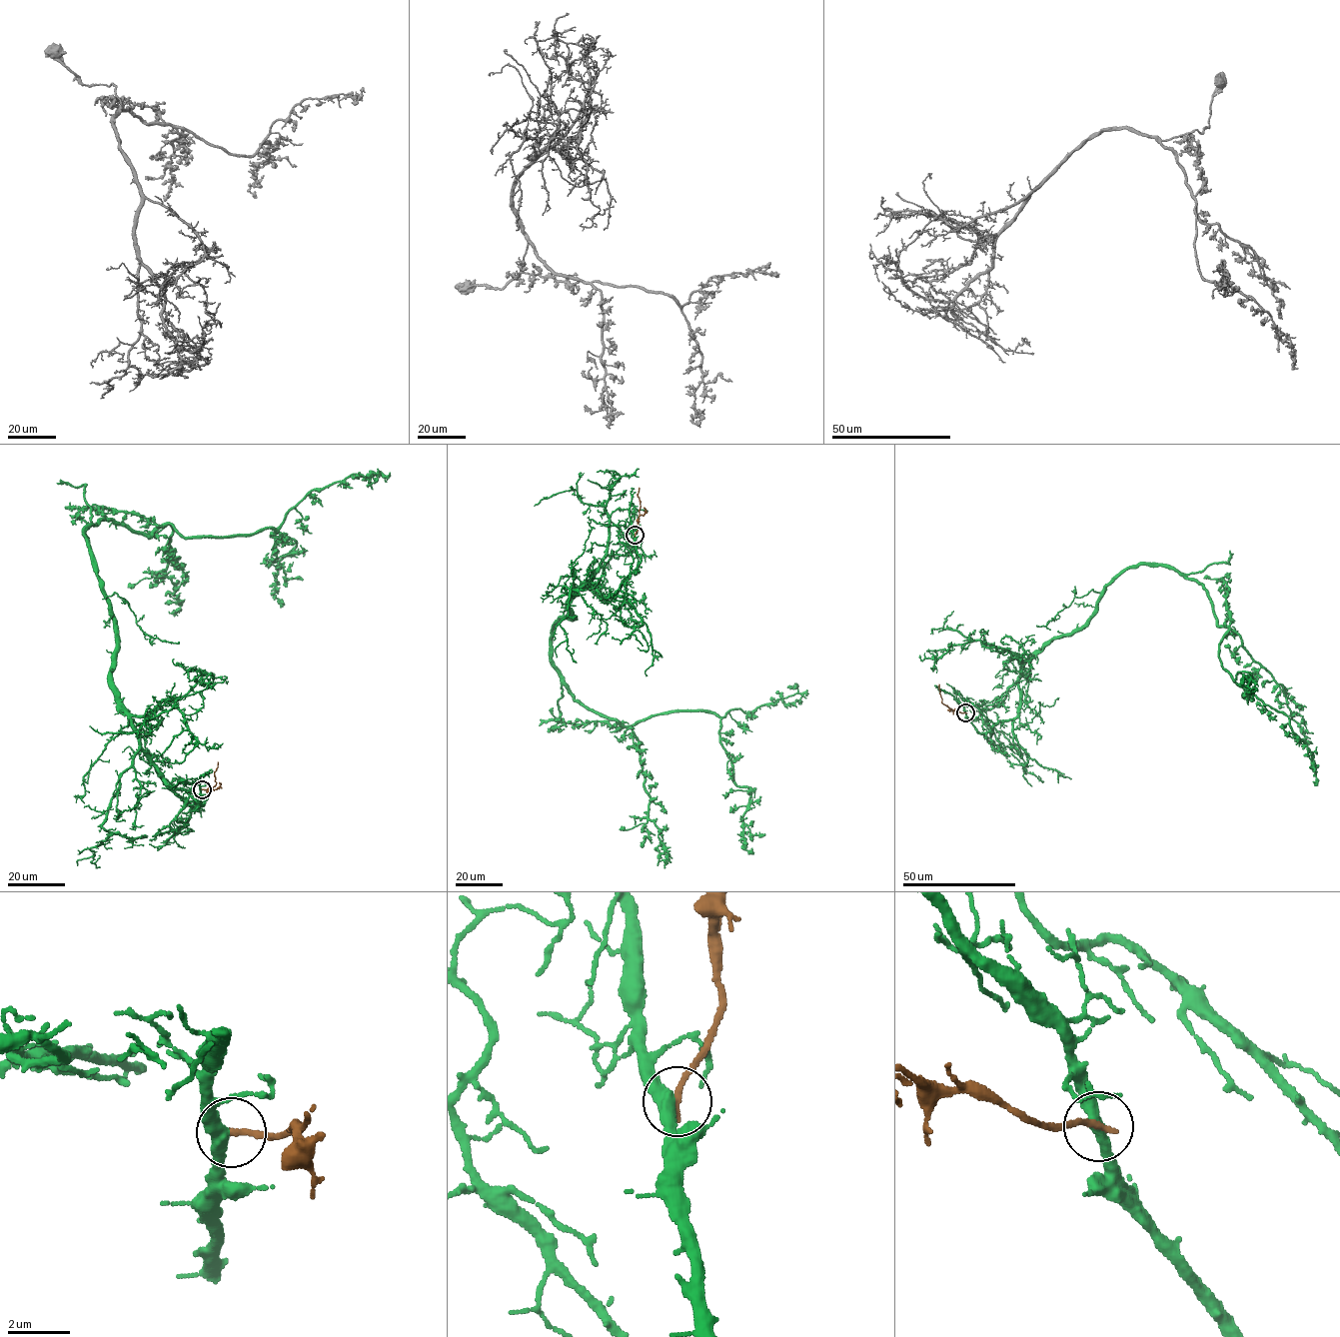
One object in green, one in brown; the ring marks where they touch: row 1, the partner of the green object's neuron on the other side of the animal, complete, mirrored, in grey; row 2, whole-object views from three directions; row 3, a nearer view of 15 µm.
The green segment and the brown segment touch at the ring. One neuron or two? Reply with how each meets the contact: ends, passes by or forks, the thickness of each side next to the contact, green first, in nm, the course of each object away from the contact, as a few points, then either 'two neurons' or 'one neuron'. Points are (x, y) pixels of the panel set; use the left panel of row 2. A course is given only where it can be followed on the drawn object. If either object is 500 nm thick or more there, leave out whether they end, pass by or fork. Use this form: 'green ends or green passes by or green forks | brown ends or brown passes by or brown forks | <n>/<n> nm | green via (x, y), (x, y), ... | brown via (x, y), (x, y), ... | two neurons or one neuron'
green passes by | brown ends | 400/200 nm | green via (201, 789), (159, 773), (113, 684), (84, 528), (276, 530), (296, 543), (283, 607) | brown via (202, 789), (208, 790), (216, 784), (214, 773), (218, 761) | two neurons

